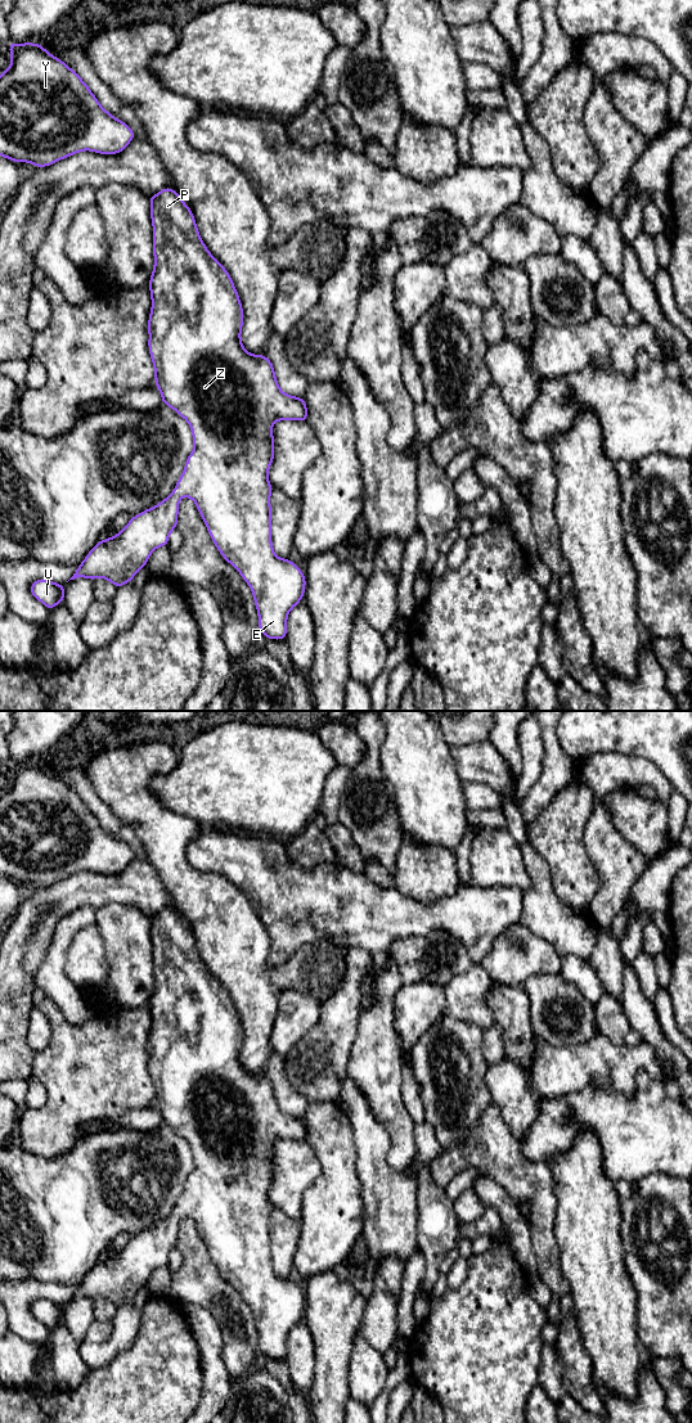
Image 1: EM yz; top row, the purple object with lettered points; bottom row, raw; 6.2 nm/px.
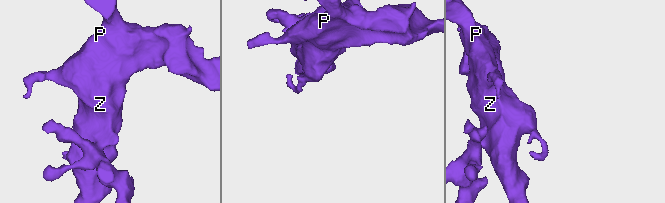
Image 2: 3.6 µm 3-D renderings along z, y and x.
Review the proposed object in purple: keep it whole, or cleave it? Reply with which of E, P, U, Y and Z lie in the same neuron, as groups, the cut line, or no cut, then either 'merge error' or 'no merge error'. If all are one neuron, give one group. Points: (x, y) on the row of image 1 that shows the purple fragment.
E P U Y Z | no cut | no merge error

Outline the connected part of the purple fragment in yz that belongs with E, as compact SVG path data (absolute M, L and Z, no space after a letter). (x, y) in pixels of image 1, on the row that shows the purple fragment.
M163 188L158 194L148 197L150 202L150 217L153 224L153 255L154 255L154 267L149 280L149 289L152 297L152 310L148 320L148 332L149 332L149 354L154 366L154 378L156 386L161 392L162 404L172 407L180 416L183 416L190 425L192 436L194 440L194 449L187 459L185 468L181 473L181 477L176 482L175 490L158 505L154 505L147 510L143 510L135 517L130 517L129 524L123 527L116 536L98 541L96 545L90 550L85 557L82 563L75 571L73 576L69 580L78 577L87 577L94 581L96 577L103 577L111 581L117 589L122 585L130 582L132 577L139 572L141 567L145 567L152 551L157 548L165 546L168 544L170 532L178 527L178 513L179 513L179 501L181 496L188 496L194 500L198 512L207 526L207 531L216 545L220 554L226 562L229 562L243 577L243 580L251 587L253 594L256 609L259 613L259 630L264 634L266 639L286 639L287 635L287 616L289 611L302 600L305 594L306 577L302 575L301 569L289 559L282 559L274 554L271 545L271 506L270 506L270 494L273 487L270 486L268 473L270 464L274 460L274 436L271 427L275 420L301 420L307 422L307 407L302 397L293 397L280 391L274 374L274 366L271 361L265 355L252 355L248 354L242 345L241 332L243 325L243 307L238 292L233 284L230 274L224 269L224 266L208 252L205 246L201 235L197 230L197 224L190 208L184 203L180 195L171 188Z

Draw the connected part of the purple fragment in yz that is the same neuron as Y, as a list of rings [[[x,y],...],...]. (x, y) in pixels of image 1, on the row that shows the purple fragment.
[[[10,42],[12,64],[0,73],[0,156],[13,162],[28,162],[45,167],[76,154],[91,150],[99,154],[123,152],[135,132],[121,120],[107,112],[81,77],[40,44]]]

